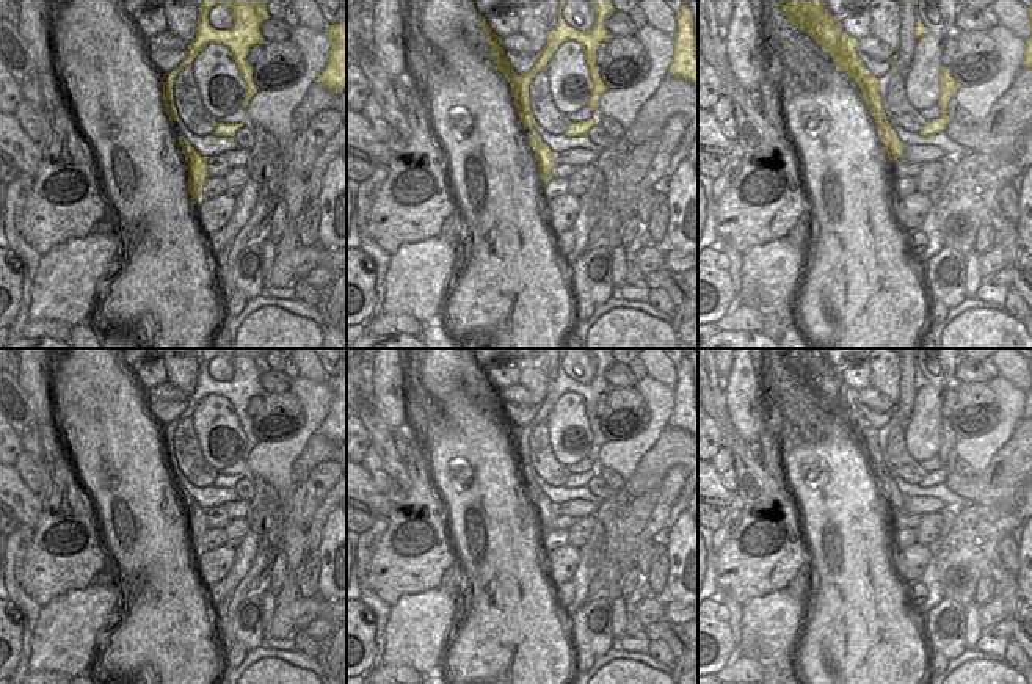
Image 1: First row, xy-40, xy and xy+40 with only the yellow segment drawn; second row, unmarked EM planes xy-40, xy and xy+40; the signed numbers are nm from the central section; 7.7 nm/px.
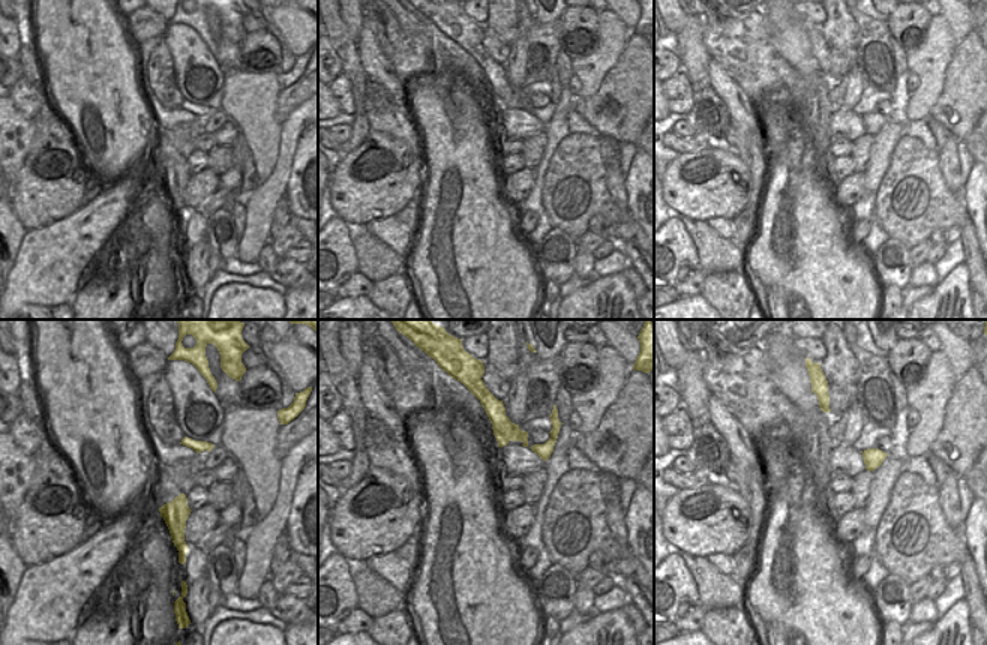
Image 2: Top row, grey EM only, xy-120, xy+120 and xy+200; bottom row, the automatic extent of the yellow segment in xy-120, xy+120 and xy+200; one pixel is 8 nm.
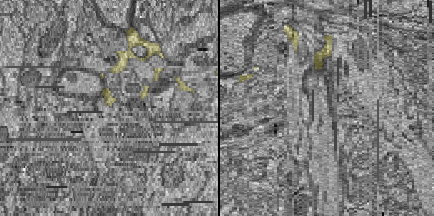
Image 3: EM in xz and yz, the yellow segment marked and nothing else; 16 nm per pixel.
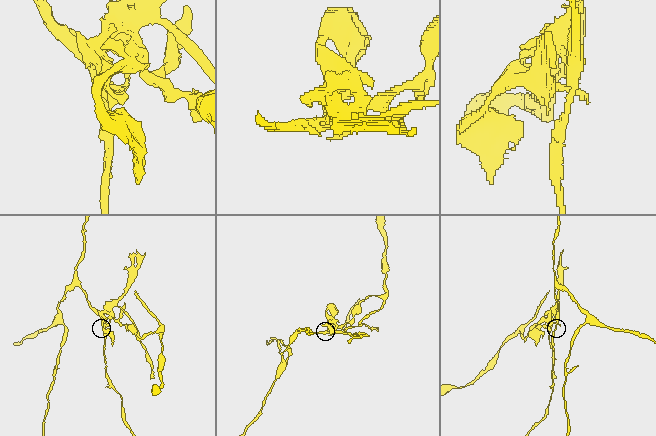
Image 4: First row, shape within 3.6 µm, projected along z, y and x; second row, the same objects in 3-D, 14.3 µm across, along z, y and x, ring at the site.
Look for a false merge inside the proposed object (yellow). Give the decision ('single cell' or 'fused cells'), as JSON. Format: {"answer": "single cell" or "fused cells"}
{"answer": "fused cells"}

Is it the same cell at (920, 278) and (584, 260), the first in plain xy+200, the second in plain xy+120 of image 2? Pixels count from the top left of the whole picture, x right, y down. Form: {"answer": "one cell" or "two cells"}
{"answer": "one cell"}

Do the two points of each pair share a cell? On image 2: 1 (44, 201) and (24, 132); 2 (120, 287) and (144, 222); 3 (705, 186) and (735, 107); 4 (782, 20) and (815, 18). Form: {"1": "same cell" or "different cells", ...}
{"1": "different cells", "2": "different cells", "3": "different cells", "4": "different cells"}

